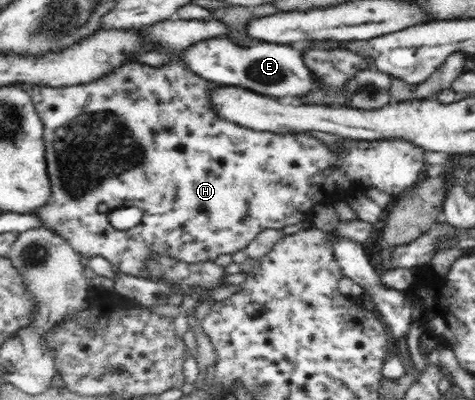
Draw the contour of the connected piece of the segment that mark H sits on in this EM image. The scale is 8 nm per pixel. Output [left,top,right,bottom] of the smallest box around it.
[27,59,427,279]

